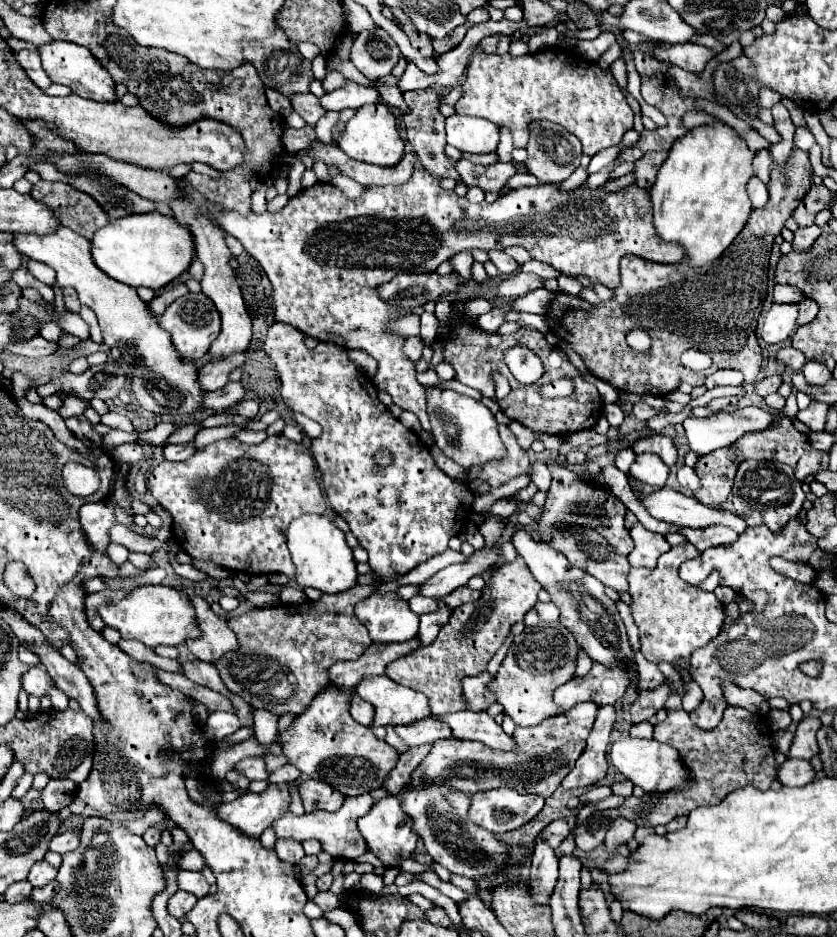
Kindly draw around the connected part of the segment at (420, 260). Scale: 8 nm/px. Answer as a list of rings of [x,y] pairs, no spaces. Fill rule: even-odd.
[[[417,168],[403,186],[373,186],[363,192],[361,198],[349,200],[345,194],[329,182],[319,182],[301,190],[287,206],[275,214],[237,214],[233,210],[213,212],[213,220],[233,234],[245,250],[263,266],[273,284],[275,320],[285,322],[305,336],[321,342],[333,342],[343,348],[359,348],[379,362],[379,372],[373,384],[385,390],[397,406],[413,412],[421,428],[431,432],[429,416],[425,412],[425,388],[415,378],[415,364],[403,354],[405,338],[389,330],[389,322],[409,314],[407,308],[395,308],[387,304],[377,288],[397,274],[433,272],[437,266],[463,250],[505,250],[509,246],[523,246],[535,260],[553,266],[565,276],[585,276],[591,282],[599,282],[607,288],[619,286],[619,260],[625,254],[635,254],[651,262],[673,264],[685,256],[685,248],[677,242],[665,242],[655,226],[651,212],[651,198],[647,188],[635,184],[617,192],[605,192],[599,188],[575,188],[561,190],[559,184],[539,184],[531,188],[517,188],[501,194],[493,204],[471,204],[467,198],[459,198],[453,190],[443,190],[439,178],[433,178],[427,170]]]

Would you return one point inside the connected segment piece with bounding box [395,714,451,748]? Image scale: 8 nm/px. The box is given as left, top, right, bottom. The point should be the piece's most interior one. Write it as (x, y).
(425, 731)

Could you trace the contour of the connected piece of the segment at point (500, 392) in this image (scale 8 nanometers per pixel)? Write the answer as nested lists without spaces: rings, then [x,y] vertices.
[[[493,373],[492,378],[495,384],[496,397],[498,399],[504,398],[510,392],[510,385],[508,380],[499,373]]]

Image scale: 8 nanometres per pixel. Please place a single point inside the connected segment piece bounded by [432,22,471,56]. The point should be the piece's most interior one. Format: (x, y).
(440, 46)

